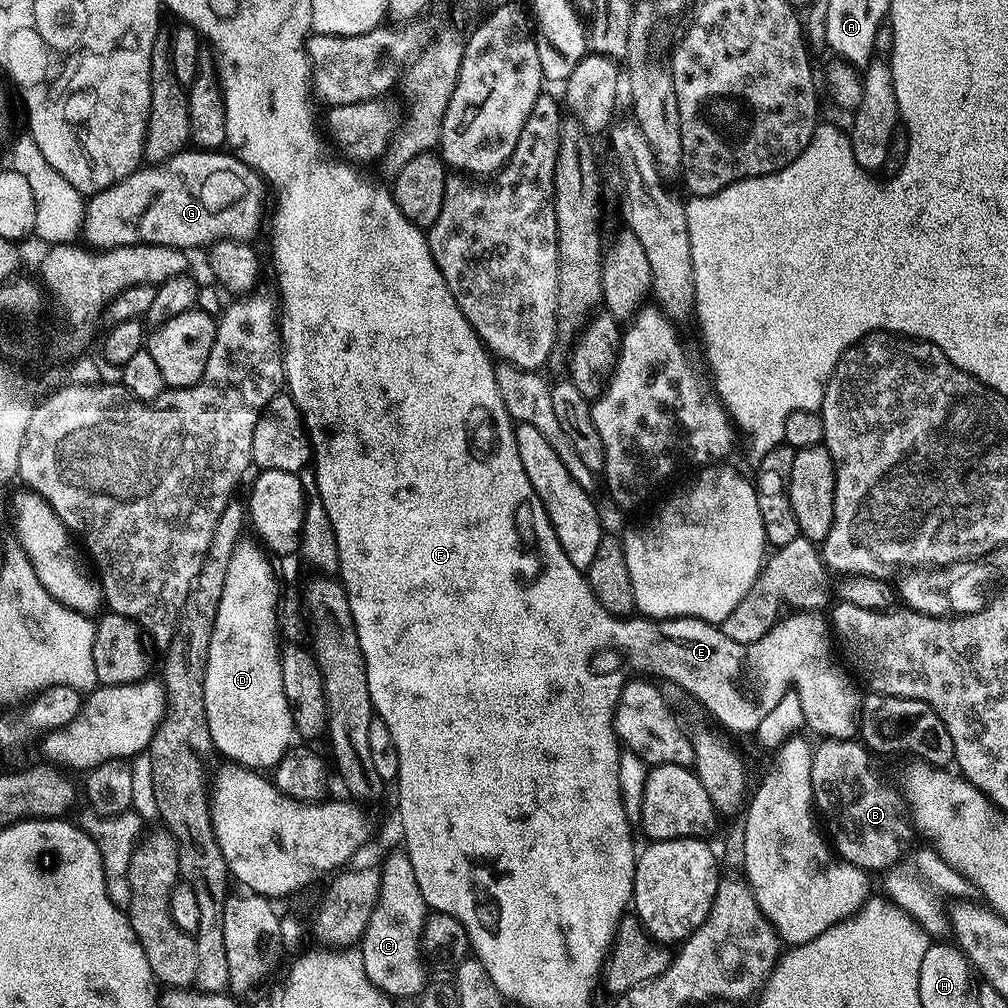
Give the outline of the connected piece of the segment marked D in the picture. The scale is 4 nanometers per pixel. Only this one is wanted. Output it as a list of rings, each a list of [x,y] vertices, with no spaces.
[[[248,538],[241,539],[240,545],[234,550],[234,558],[230,558],[230,570],[226,570],[226,587],[222,590],[222,602],[218,602],[218,618],[214,622],[210,654],[206,662],[206,722],[210,726],[213,749],[229,756],[233,765],[253,770],[272,770],[293,747],[297,734],[290,706],[286,702],[286,690],[282,690],[281,647],[276,644],[276,603],[281,585],[276,584],[276,572],[271,564],[273,561],[253,544]]]

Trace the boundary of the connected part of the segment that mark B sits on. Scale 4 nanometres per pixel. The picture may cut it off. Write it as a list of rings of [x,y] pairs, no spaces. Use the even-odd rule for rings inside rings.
[[[824,738],[819,742],[813,747],[810,766],[812,799],[815,811],[828,823],[827,835],[835,851],[841,860],[849,860],[869,874],[895,868],[905,859],[904,851],[914,837],[905,793],[880,773],[872,761],[873,753],[859,739]]]

